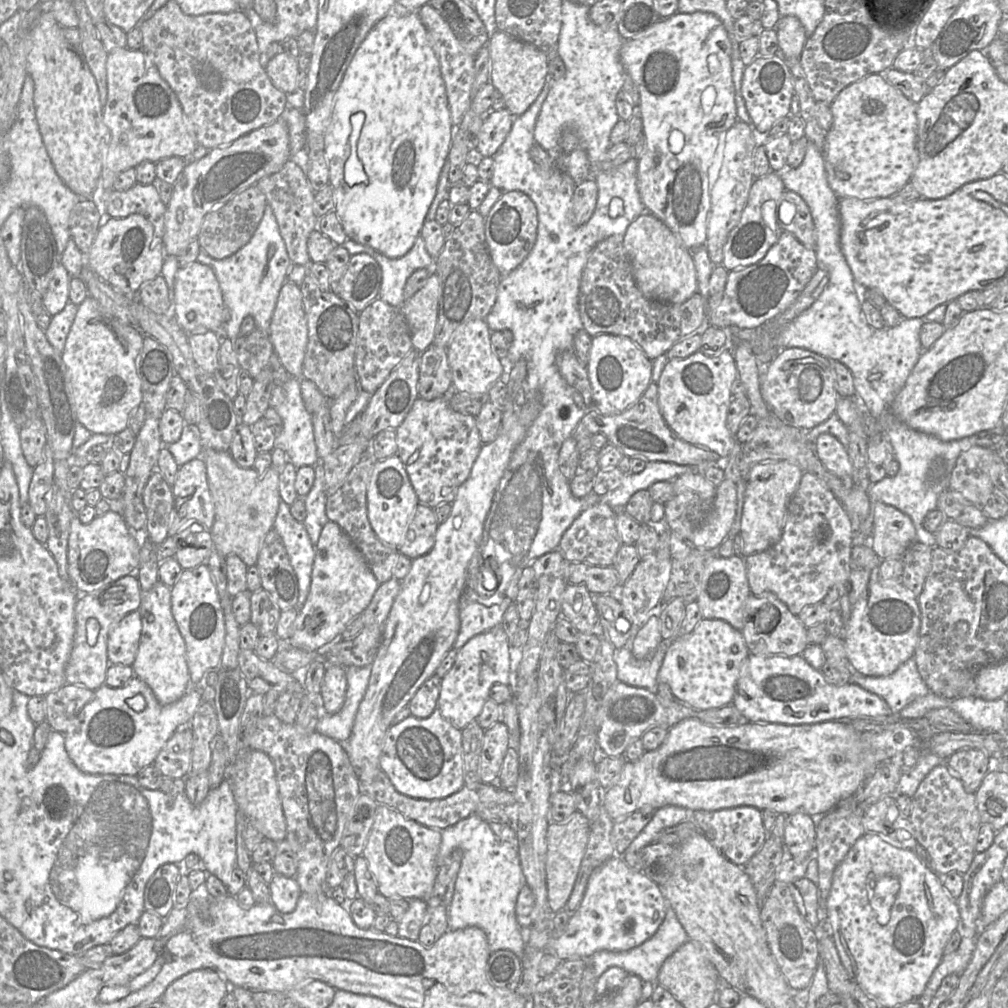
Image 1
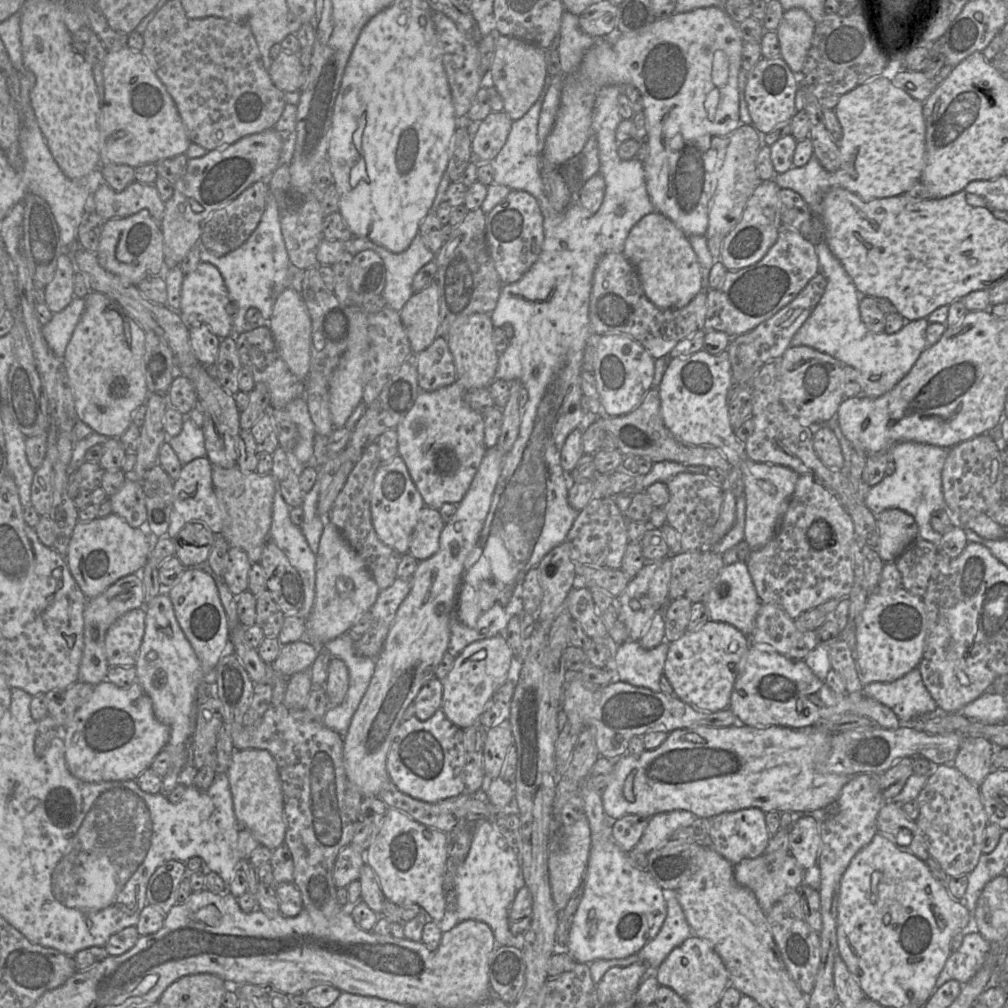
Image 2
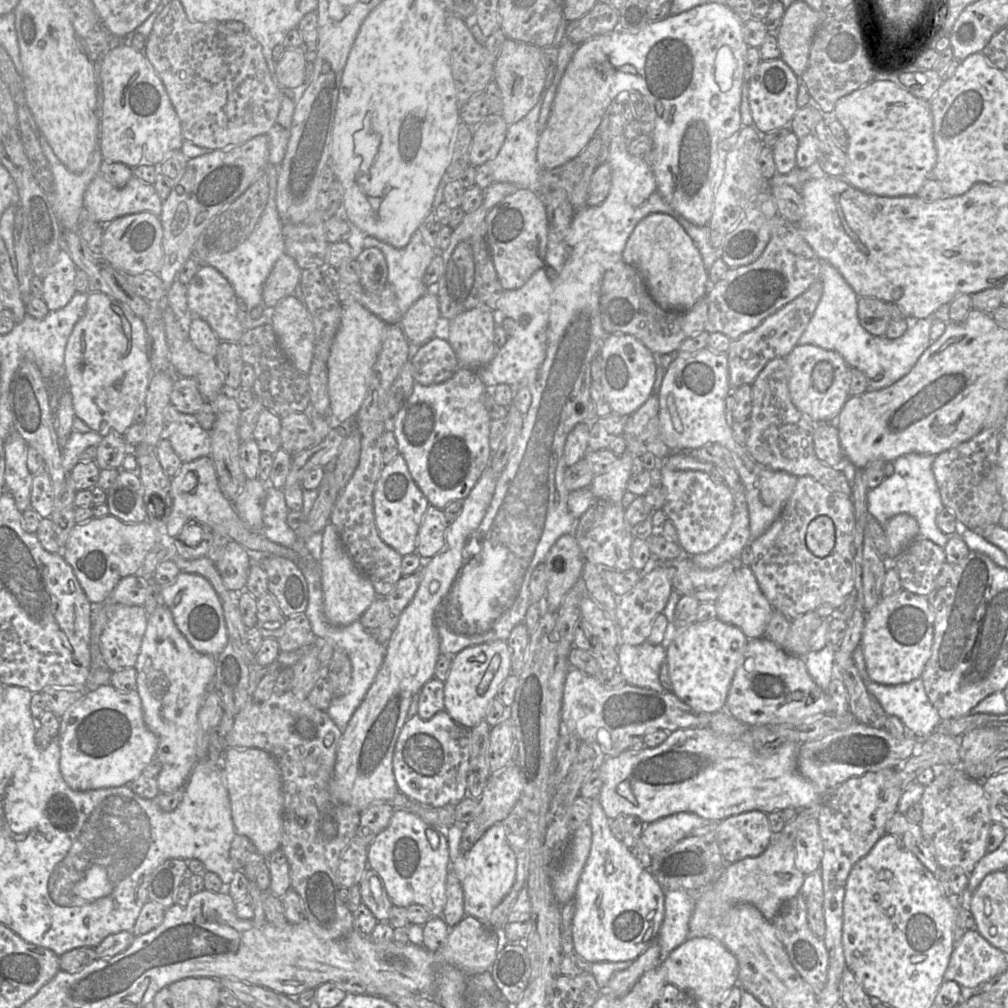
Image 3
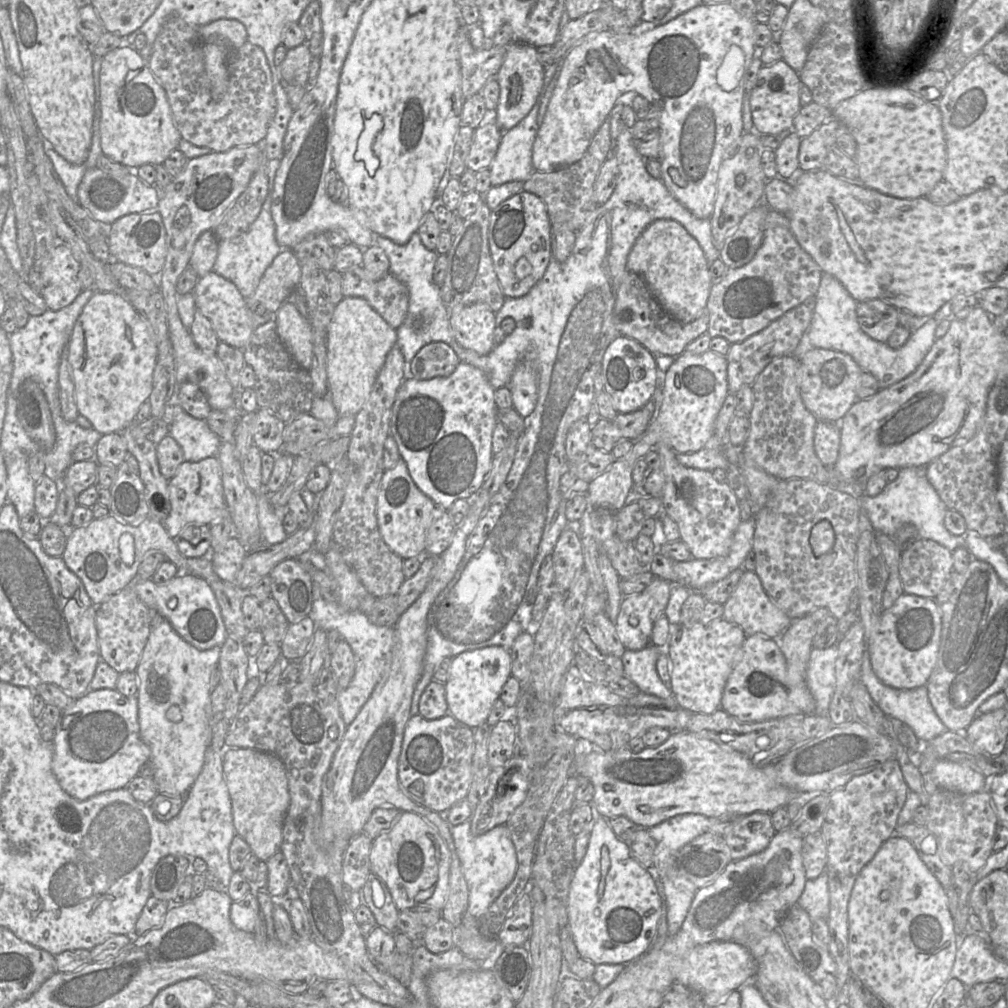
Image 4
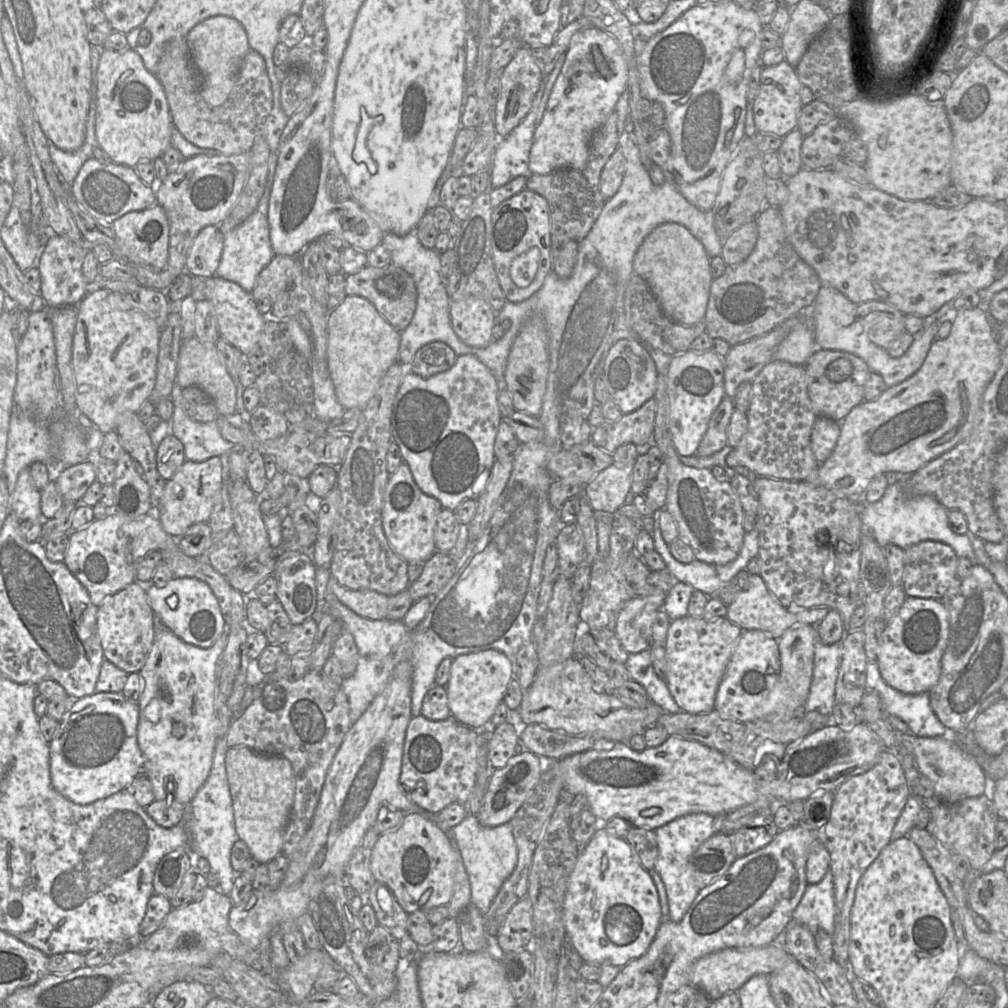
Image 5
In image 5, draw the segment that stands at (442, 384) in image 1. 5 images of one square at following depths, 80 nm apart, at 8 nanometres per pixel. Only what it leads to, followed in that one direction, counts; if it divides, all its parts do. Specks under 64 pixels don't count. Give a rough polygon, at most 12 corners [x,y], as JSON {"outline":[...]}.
{"outline":[[435,341],[401,366],[422,378],[449,370],[457,355]]}

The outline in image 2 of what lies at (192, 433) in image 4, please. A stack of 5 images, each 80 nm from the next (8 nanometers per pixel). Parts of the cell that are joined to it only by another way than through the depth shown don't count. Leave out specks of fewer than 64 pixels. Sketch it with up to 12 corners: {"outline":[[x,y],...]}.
{"outline":[[185,417],[167,442],[182,465],[206,457],[204,434]]}

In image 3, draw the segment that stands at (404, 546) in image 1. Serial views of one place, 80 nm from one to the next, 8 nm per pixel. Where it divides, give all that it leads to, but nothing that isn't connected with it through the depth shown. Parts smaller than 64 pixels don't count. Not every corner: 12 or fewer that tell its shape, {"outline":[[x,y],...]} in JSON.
{"outline":[[430,505],[417,535],[421,566],[442,550],[448,526]]}

